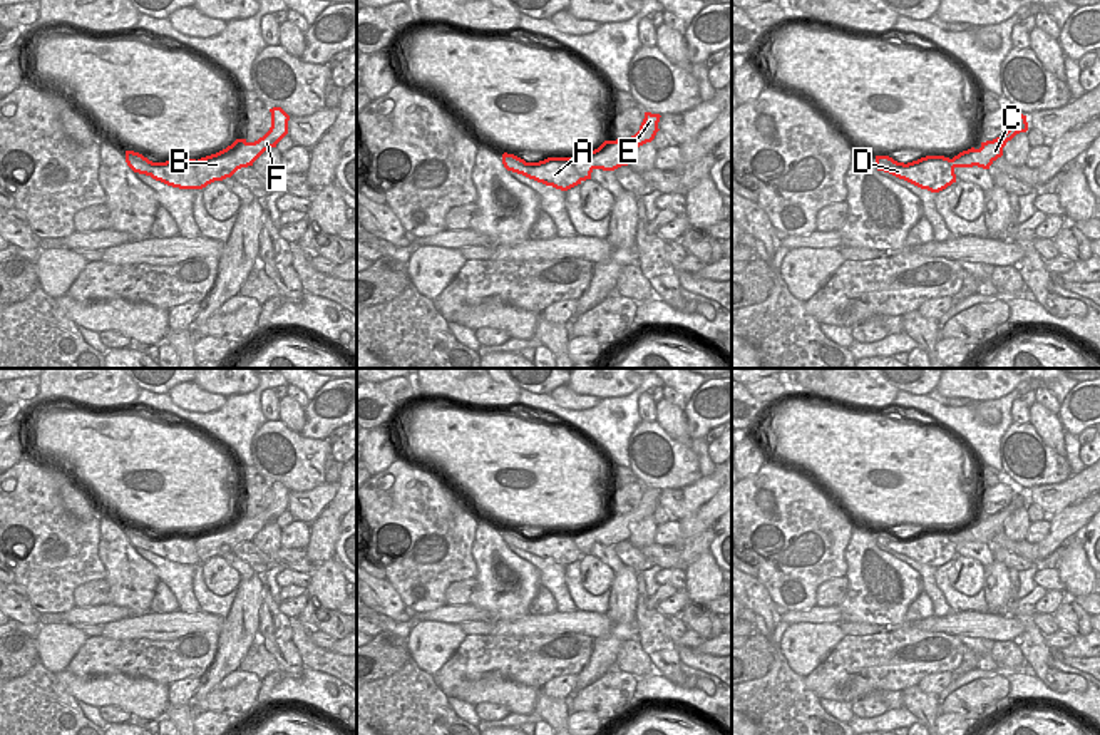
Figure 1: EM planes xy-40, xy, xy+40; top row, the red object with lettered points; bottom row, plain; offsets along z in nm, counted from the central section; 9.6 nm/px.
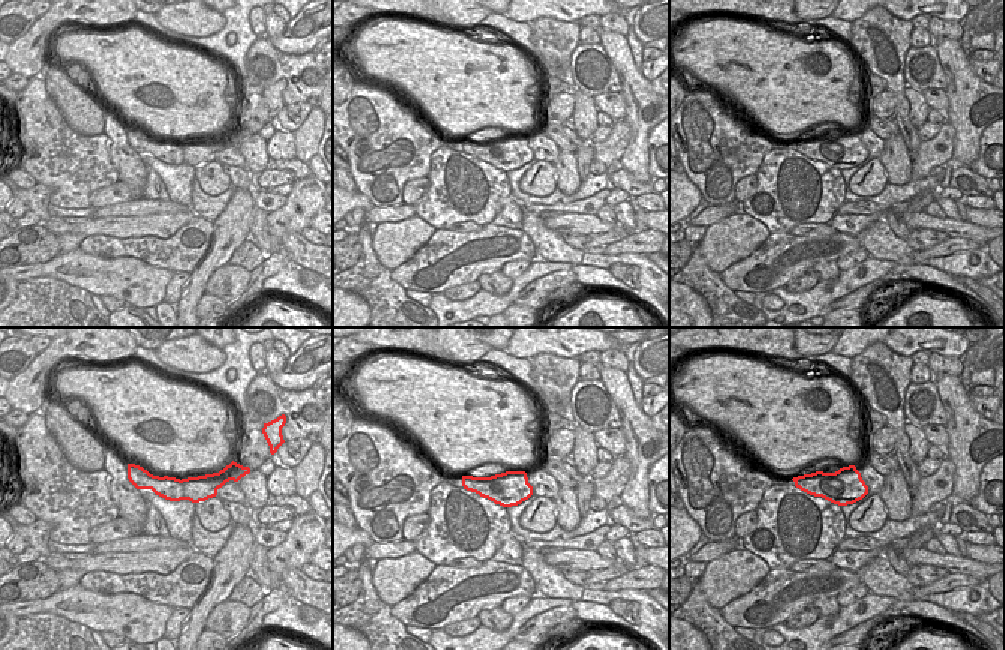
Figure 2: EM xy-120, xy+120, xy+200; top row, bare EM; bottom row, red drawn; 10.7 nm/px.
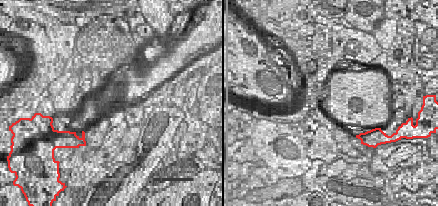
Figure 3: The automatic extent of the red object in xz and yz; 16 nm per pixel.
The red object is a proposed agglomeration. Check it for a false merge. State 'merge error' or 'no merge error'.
merge error

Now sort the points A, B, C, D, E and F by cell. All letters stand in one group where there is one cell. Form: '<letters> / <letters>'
A D / B C E F

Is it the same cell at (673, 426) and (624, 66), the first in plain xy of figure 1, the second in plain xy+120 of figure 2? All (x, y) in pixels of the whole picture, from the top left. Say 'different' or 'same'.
same

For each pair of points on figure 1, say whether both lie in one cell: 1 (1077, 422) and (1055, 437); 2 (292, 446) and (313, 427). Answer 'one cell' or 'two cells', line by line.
1: two cells
2: two cells

